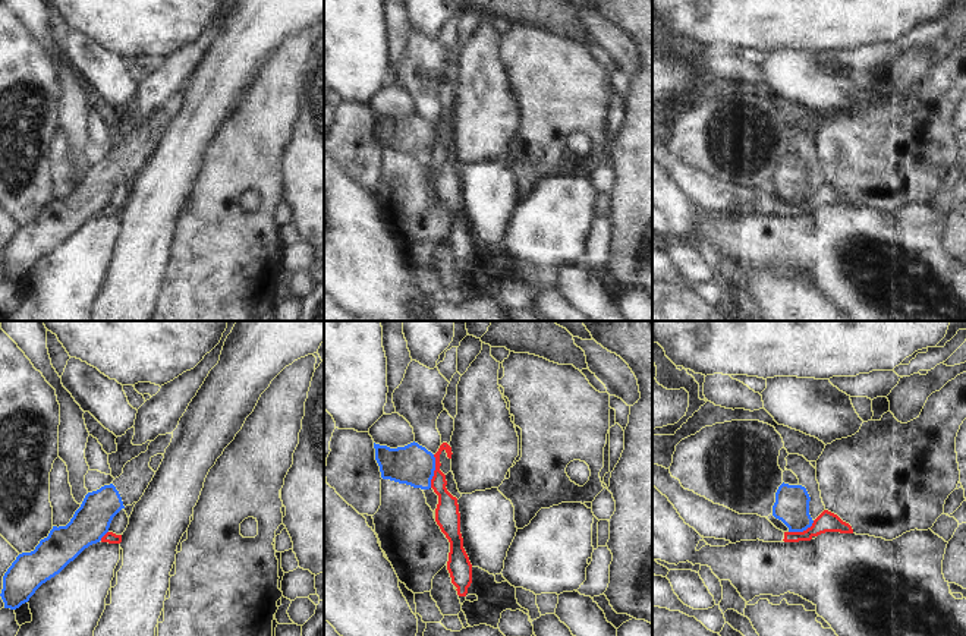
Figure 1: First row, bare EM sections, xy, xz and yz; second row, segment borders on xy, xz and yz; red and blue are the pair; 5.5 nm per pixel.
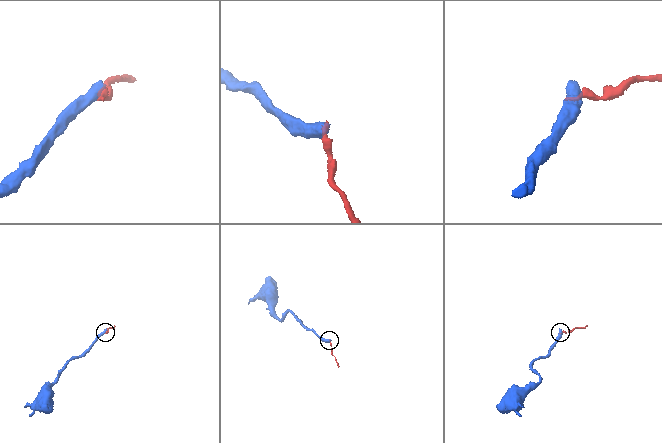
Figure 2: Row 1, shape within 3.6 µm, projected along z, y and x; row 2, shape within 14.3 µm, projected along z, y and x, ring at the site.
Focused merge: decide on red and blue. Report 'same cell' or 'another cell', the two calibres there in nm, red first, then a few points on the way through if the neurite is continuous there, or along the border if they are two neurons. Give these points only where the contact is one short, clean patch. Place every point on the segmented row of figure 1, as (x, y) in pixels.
another cell; calibres 130 and 220 nm; border xz (434, 455), (434, 475), (430, 487)

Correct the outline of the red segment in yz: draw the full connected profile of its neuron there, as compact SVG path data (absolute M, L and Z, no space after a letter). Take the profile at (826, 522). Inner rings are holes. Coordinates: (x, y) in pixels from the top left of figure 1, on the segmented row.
M652 465L652 485L668 498L685 523L704 538L726 539L731 544L756 539L764 542L799 542L811 541L825 532L853 533L849 523L828 510L824 510L812 526L803 532L783 532L767 517L739 514L685 489L680 481L671 476L670 469L658 465Z

